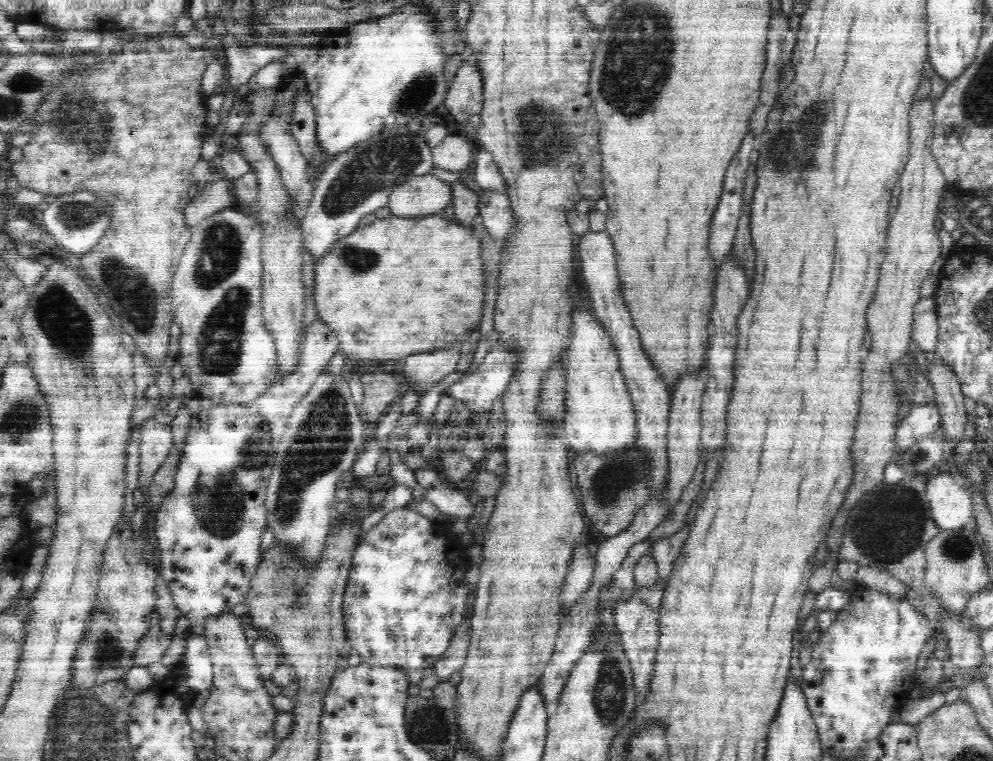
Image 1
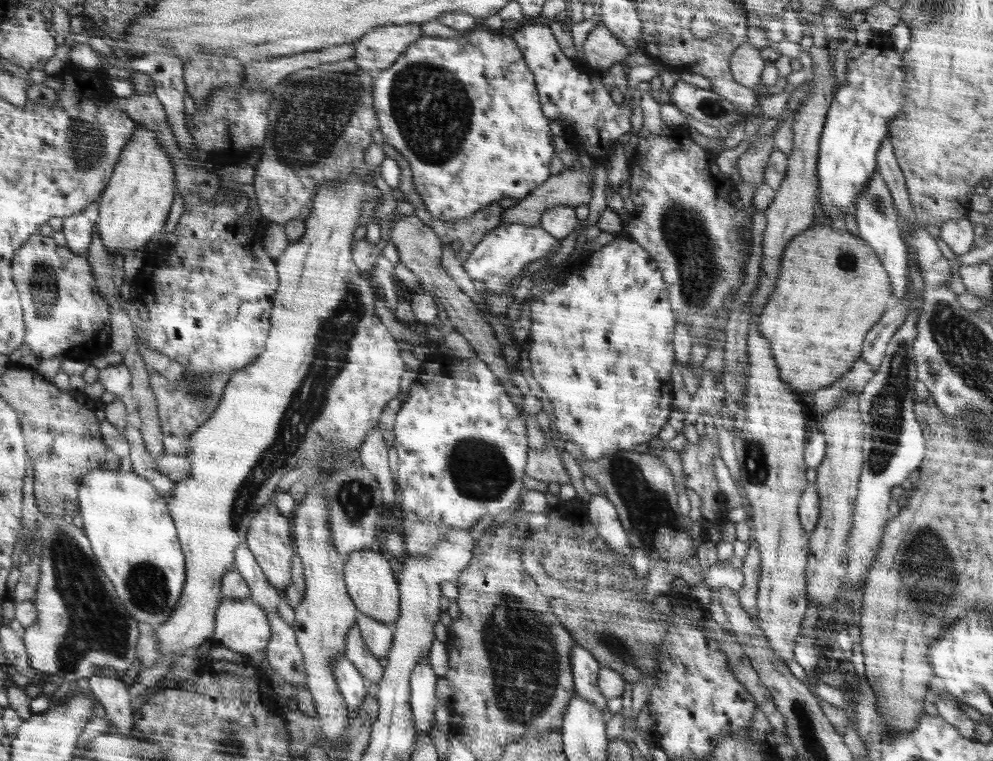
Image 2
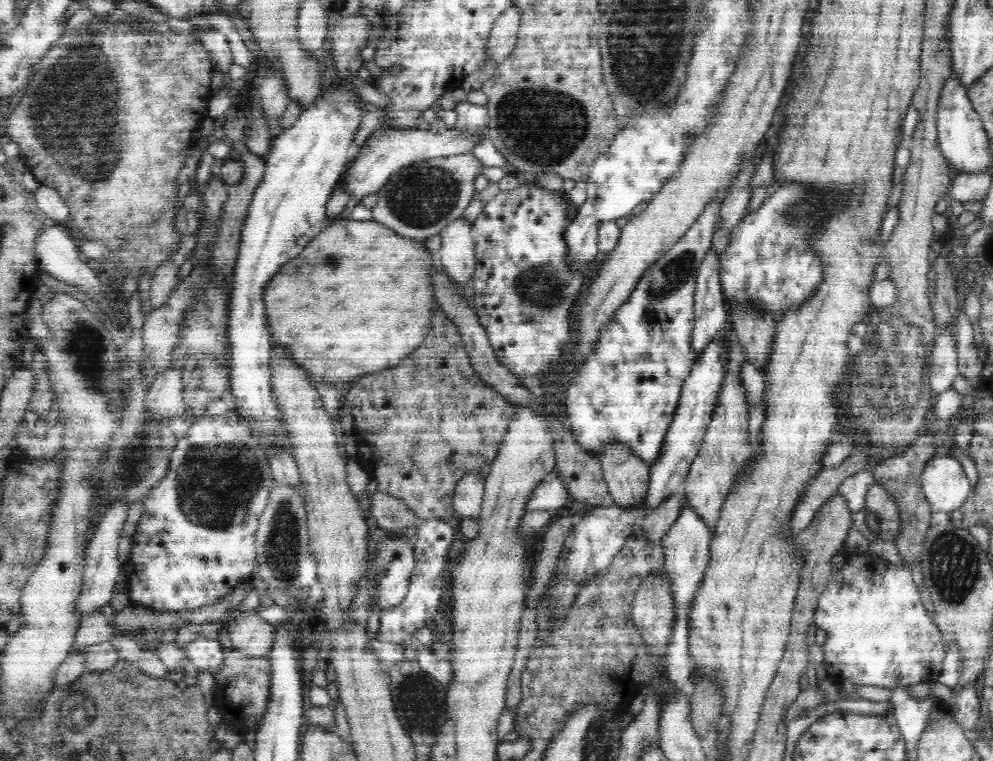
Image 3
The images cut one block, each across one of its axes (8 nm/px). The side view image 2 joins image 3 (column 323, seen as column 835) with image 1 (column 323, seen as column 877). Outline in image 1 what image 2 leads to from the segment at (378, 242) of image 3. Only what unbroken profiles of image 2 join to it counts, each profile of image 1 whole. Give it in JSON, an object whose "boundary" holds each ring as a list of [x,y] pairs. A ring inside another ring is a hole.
{"boundary":[[[396,215],[376,219],[338,240],[315,264],[313,289],[317,318],[326,322],[338,336],[340,350],[358,363],[372,360],[377,366],[384,360],[400,360],[418,352],[451,347],[478,329],[484,315],[485,277],[481,251],[481,240],[473,228],[464,227],[454,219]]]}

